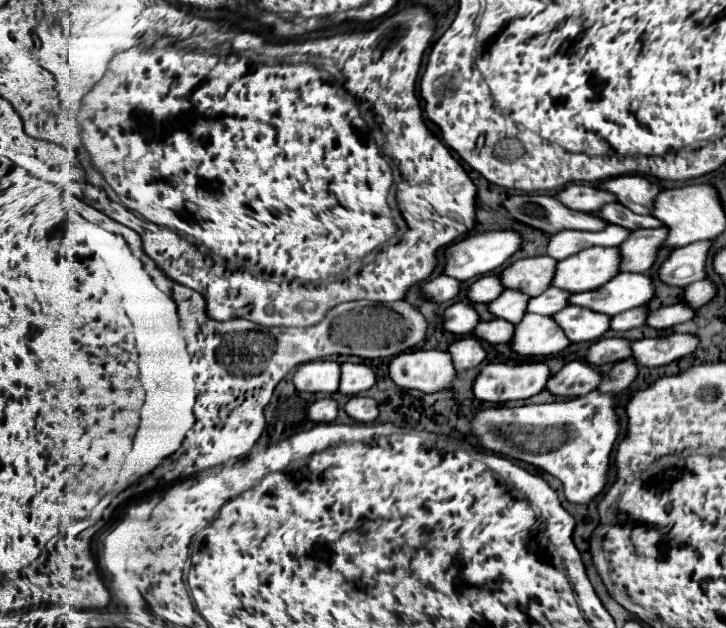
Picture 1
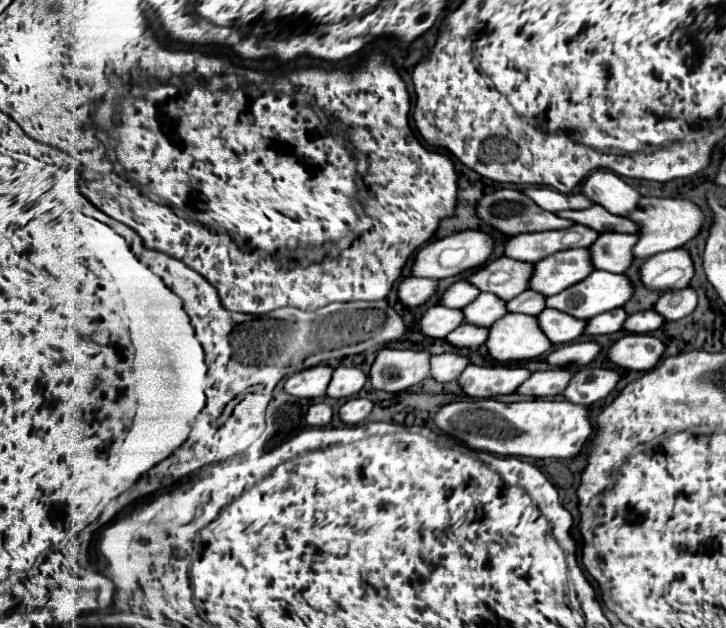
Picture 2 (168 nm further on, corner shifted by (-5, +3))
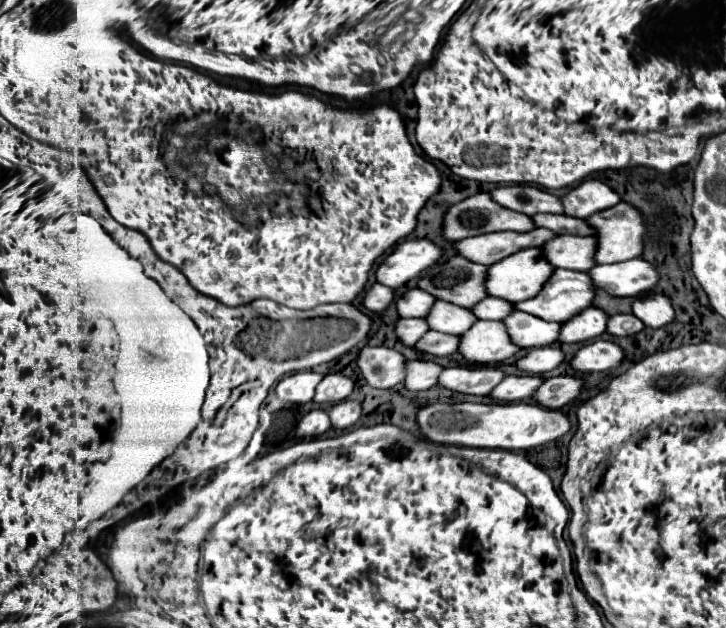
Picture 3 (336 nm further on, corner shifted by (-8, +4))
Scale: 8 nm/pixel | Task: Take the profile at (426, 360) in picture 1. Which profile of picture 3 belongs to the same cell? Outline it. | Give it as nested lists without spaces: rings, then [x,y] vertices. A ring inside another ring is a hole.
[[[366,346],[358,354],[358,368],[372,388],[394,388],[406,378],[406,358],[384,346]]]

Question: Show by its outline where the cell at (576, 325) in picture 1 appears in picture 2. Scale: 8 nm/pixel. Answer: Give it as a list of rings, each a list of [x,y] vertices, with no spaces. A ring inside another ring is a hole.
[[[543,309],[537,315],[537,321],[541,323],[545,337],[549,337],[549,341],[553,341],[553,345],[571,343],[577,337],[581,337],[583,329],[585,329],[585,321],[575,319],[557,309]]]

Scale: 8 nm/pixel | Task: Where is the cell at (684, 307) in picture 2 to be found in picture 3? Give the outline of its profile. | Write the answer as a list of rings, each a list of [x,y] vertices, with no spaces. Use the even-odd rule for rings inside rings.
[[[650,294],[650,296],[638,298],[632,306],[632,314],[644,320],[648,328],[662,328],[676,320],[674,302],[666,294]]]

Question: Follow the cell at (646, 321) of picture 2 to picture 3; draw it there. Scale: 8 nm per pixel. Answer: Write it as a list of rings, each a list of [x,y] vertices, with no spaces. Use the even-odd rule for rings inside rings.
[[[616,314],[608,320],[608,334],[612,336],[632,336],[644,330],[644,322],[634,314]]]

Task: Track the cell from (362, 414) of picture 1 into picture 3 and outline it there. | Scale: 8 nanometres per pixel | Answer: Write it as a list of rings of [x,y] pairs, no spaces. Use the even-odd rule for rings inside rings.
[[[344,400],[344,402],[336,404],[328,414],[330,414],[332,426],[344,430],[344,428],[350,428],[352,424],[356,424],[356,420],[362,414],[362,404],[356,400]]]

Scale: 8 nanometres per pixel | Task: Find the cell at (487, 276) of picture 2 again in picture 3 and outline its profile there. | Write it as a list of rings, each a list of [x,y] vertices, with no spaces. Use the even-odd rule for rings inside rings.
[[[450,256],[444,264],[424,272],[418,286],[440,300],[470,308],[488,298],[486,280],[488,266],[474,264],[462,256]]]

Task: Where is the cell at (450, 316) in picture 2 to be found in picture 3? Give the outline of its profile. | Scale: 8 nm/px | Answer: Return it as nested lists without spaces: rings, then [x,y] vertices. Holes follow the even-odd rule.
[[[404,318],[396,324],[396,336],[406,346],[414,346],[426,332],[430,332],[430,326],[424,318]]]

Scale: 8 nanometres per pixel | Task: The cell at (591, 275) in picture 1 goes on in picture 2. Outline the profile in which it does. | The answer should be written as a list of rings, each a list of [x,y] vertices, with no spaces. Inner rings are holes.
[[[565,249],[533,263],[533,279],[529,279],[529,289],[545,297],[557,295],[585,279],[591,271],[593,267],[587,249]]]

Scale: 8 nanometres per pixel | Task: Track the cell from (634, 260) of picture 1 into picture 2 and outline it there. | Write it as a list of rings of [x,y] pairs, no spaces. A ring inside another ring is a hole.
[[[601,233],[601,237],[597,237],[593,245],[589,245],[593,267],[609,273],[623,273],[633,261],[631,249],[635,243],[637,243],[637,235]]]

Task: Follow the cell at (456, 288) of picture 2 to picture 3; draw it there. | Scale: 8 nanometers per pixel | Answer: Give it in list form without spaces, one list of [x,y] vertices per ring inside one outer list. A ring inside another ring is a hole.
[[[414,288],[414,290],[408,290],[400,296],[400,300],[396,300],[396,308],[398,308],[398,314],[400,318],[414,318],[414,316],[426,316],[428,308],[432,308],[432,304],[436,304],[436,296],[420,290],[420,288]]]

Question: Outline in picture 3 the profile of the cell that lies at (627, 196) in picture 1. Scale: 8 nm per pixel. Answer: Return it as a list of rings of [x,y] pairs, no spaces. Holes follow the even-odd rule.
[[[584,180],[576,188],[572,188],[564,198],[564,214],[576,216],[576,218],[588,218],[596,212],[602,212],[604,208],[612,208],[622,198],[618,192],[614,192],[606,182],[602,180]]]

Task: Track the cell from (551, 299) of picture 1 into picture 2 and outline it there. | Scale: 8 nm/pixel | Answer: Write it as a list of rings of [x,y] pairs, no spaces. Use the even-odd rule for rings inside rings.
[[[525,291],[519,293],[517,297],[513,297],[511,301],[507,301],[507,311],[509,313],[523,313],[523,315],[537,315],[545,309],[545,297],[541,297],[541,293],[533,293],[533,291]]]

